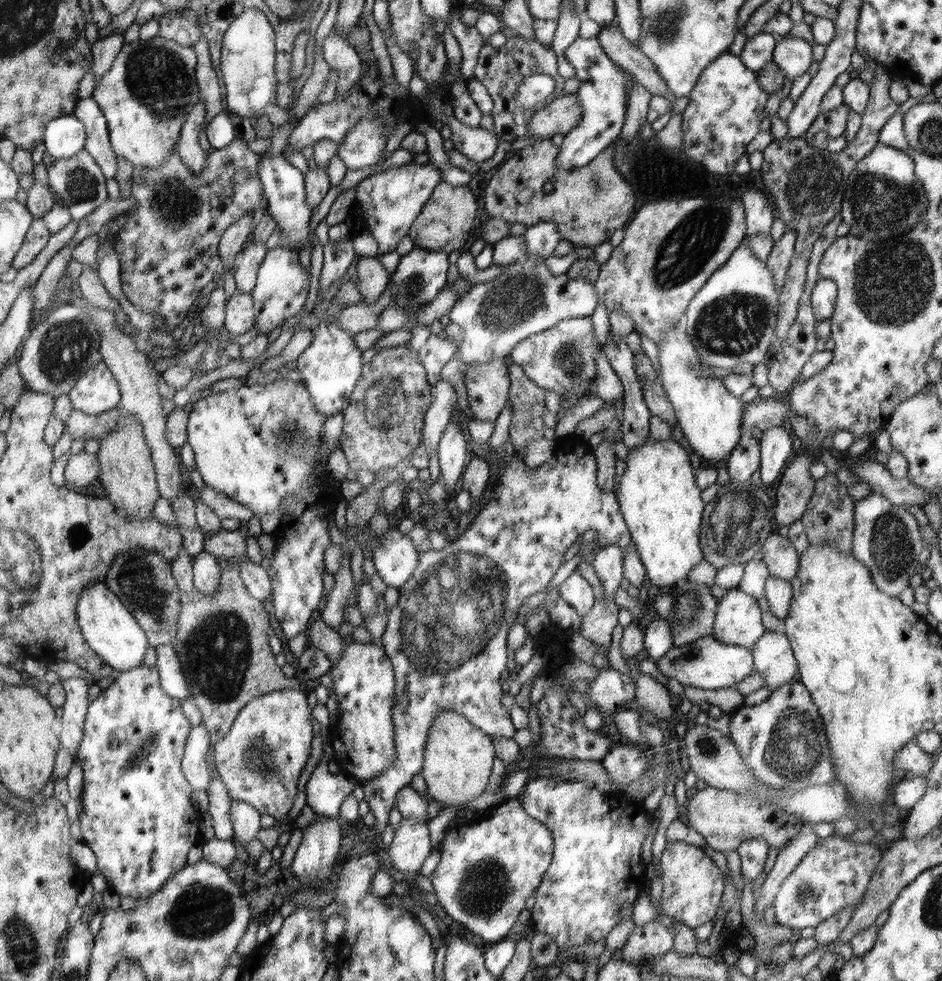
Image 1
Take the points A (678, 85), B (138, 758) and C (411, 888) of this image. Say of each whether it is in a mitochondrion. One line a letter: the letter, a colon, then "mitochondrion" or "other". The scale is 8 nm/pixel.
A: other
B: mitochondrion
C: other

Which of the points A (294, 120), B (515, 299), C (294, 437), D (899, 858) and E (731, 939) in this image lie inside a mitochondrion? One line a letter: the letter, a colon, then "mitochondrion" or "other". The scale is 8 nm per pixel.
A: other
B: mitochondrion
C: mitochondrion
D: other
E: other

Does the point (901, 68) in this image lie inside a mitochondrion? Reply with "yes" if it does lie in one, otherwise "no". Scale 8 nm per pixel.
no

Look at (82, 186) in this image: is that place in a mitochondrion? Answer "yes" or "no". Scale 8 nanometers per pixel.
yes

